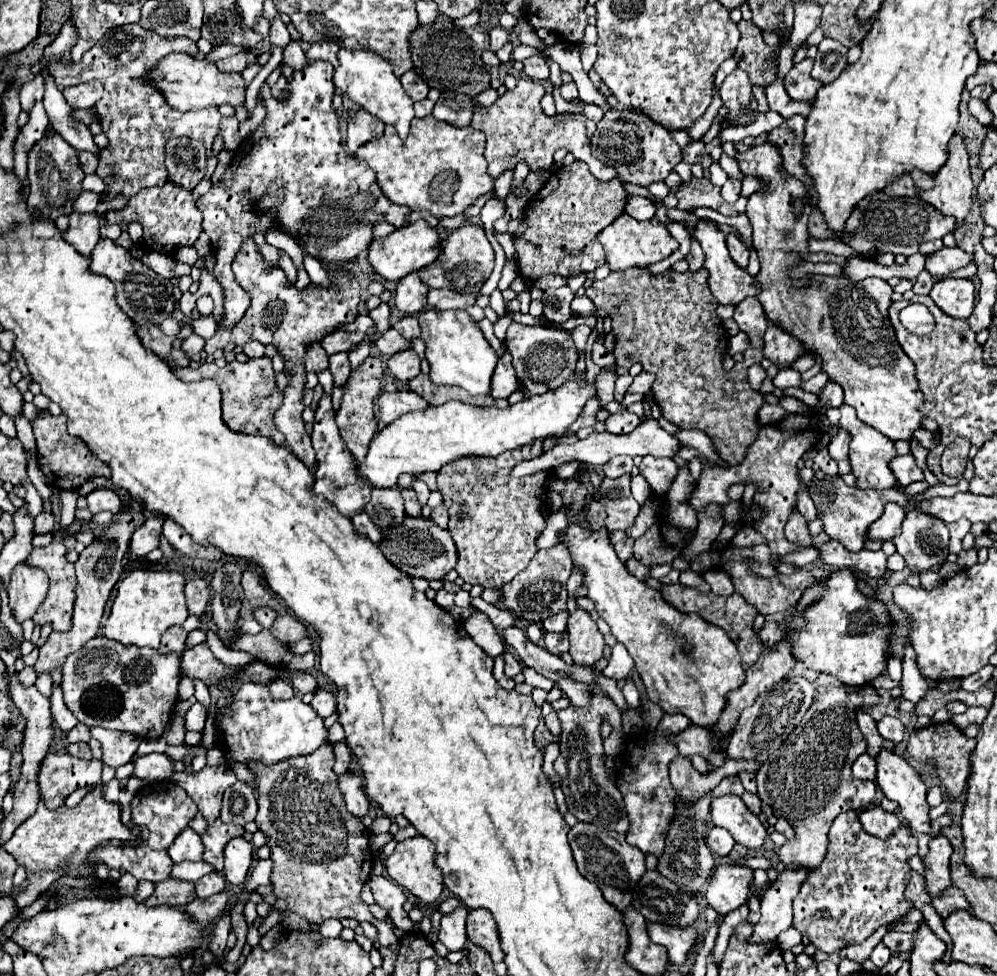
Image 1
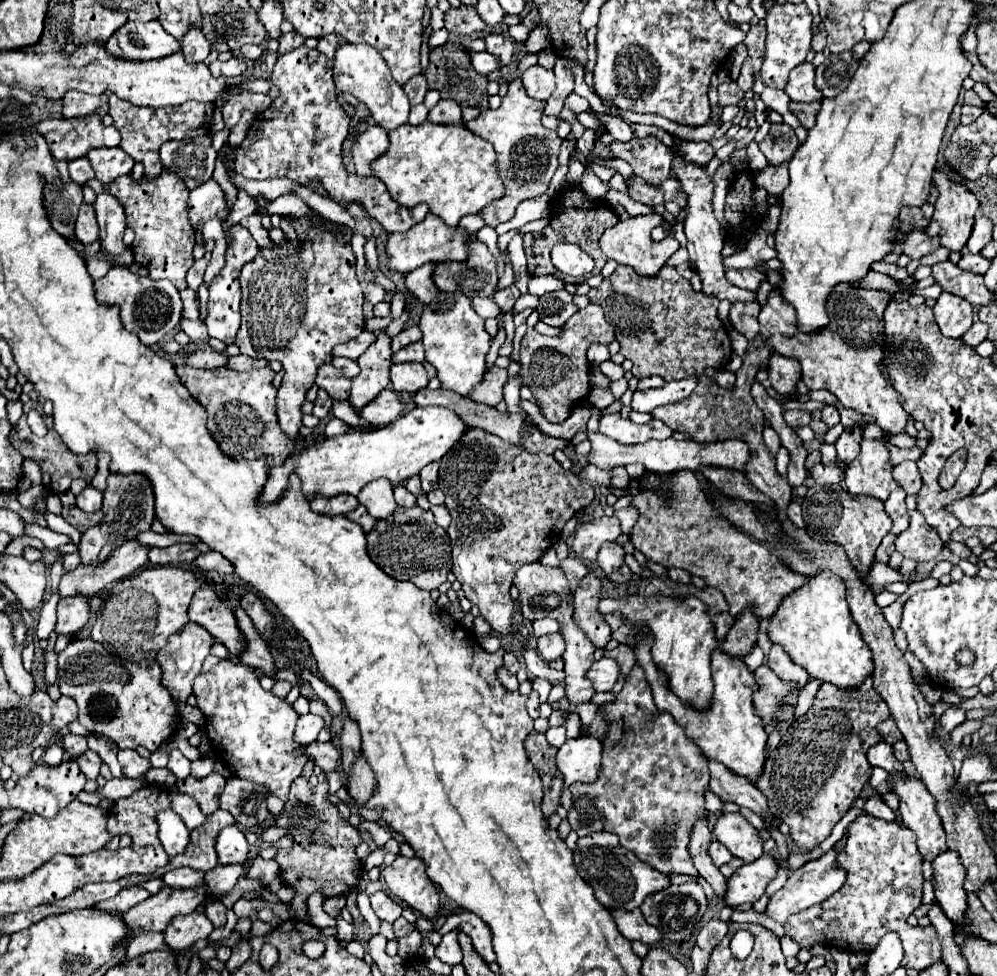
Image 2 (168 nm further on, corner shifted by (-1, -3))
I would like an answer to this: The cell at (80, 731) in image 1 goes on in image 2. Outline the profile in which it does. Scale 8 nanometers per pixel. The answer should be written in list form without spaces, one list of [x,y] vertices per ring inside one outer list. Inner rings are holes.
[[[68,734],[68,736],[64,736],[64,740],[62,740],[62,748],[66,750],[66,754],[68,754],[70,758],[76,758],[76,756],[80,756],[80,754],[86,750],[86,738],[84,738],[84,736]]]

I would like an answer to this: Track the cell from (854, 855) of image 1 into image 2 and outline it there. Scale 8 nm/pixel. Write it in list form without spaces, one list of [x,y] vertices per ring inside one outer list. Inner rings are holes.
[[[860,816],[856,822],[852,822],[848,826],[848,832],[850,832],[850,836],[846,842],[846,850],[840,854],[840,860],[848,868],[848,880],[846,880],[844,888],[840,888],[840,892],[836,892],[822,904],[810,906],[804,912],[790,916],[788,924],[784,924],[788,936],[794,938],[802,948],[810,948],[814,944],[824,944],[828,948],[842,948],[848,954],[854,954],[854,952],[868,954],[876,948],[878,940],[886,932],[892,932],[892,930],[900,932],[906,924],[906,918],[920,906],[924,878],[922,878],[920,852],[916,848],[916,836],[898,822],[878,820],[874,816]]]

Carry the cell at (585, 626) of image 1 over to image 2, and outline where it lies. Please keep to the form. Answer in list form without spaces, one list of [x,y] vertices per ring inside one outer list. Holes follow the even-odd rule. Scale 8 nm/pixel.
[[[586,574],[578,588],[574,590],[574,616],[576,624],[584,628],[584,634],[592,640],[596,648],[604,648],[610,640],[610,626],[604,620],[604,616],[598,612],[598,602],[600,602],[600,578],[594,574]]]

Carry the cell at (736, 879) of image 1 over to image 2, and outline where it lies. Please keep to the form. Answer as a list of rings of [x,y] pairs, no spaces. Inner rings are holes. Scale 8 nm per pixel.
[[[764,854],[762,860],[756,860],[752,864],[744,864],[730,880],[728,880],[728,892],[726,892],[726,904],[738,906],[744,902],[754,904],[764,894],[766,886],[776,878],[780,864],[774,856]]]

